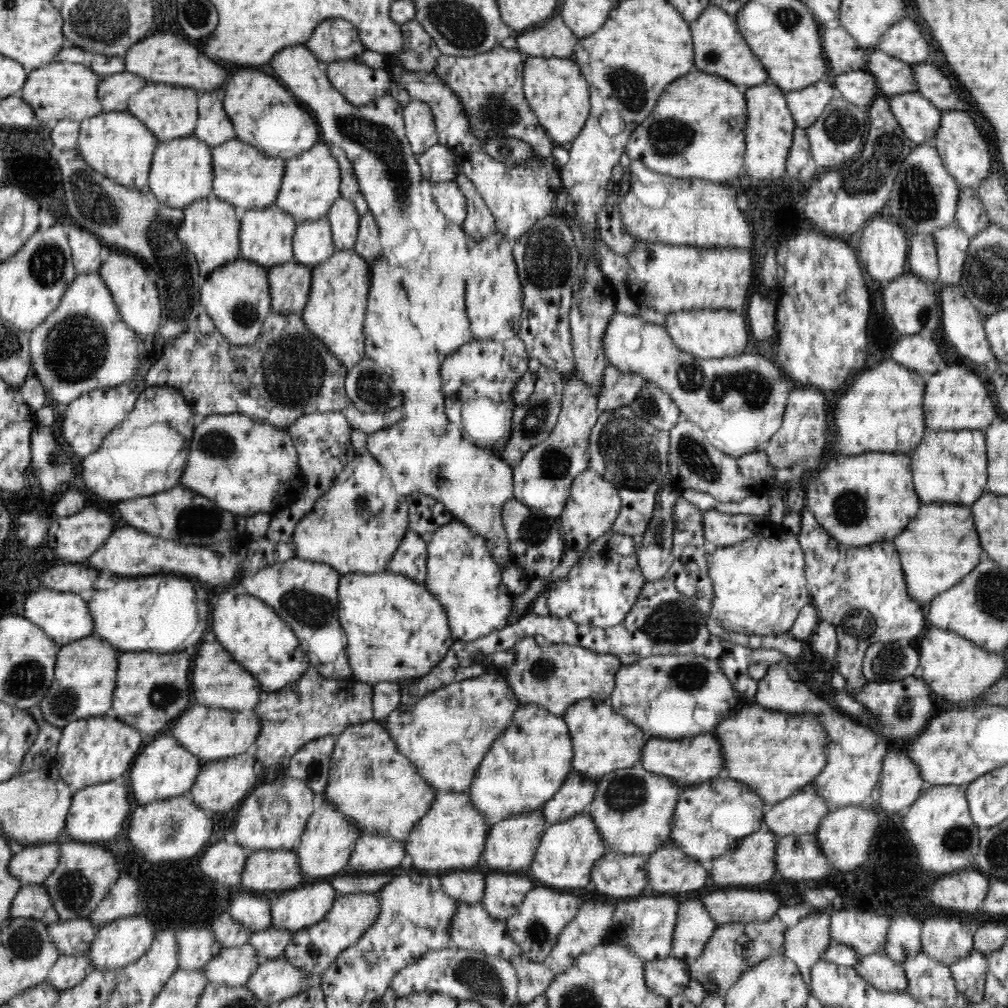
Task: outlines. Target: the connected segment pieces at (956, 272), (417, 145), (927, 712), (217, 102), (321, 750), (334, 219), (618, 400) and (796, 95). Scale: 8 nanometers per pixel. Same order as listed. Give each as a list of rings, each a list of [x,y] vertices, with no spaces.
[[[955,223],[938,227],[931,233],[939,264],[938,284],[959,286],[965,267],[969,236]]]
[[[411,99],[403,110],[405,131],[416,156],[439,143],[434,113],[426,101]]]
[[[836,667],[828,668],[828,679],[830,679],[830,685],[834,689],[844,689],[848,695],[852,695],[856,701],[860,701],[870,713],[874,713],[874,719],[884,725],[884,730],[881,732],[887,738],[902,738],[908,742],[918,736],[934,716],[932,708],[934,708],[936,699],[928,685],[923,680],[914,677],[914,675],[894,682],[867,681],[862,686],[862,690],[849,690],[845,678]]]
[[[216,90],[200,96],[200,102],[198,102],[194,136],[210,147],[217,147],[228,140],[236,139],[232,121],[224,112],[222,100],[224,100],[224,90]]]
[[[328,735],[307,742],[293,754],[288,766],[289,777],[302,780],[314,794],[324,794],[336,736]]]
[[[338,197],[329,208],[326,219],[332,231],[333,246],[336,251],[355,248],[359,231],[359,212],[351,200]]]
[[[606,362],[604,383],[597,395],[599,414],[629,405],[638,398],[644,386],[644,378],[633,372],[621,372]]]
[[[825,79],[816,81],[803,89],[786,93],[786,101],[795,120],[795,126],[808,128],[832,100],[835,90]]]

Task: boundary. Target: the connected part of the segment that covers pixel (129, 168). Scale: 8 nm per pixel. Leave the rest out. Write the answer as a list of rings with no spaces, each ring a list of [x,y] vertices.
[[[112,111],[97,114],[93,117],[81,120],[77,150],[81,158],[90,168],[121,184],[132,191],[143,192],[149,190],[149,172],[153,152],[159,141],[135,116],[124,111]]]

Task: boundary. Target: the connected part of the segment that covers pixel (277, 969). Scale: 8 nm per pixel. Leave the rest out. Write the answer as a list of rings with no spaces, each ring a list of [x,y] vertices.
[[[281,955],[258,965],[244,985],[259,1002],[270,1006],[307,988],[306,977],[300,968],[291,966]]]

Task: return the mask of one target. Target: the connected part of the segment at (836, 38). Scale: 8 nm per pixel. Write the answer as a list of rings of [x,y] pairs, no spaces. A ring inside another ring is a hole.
[[[837,23],[822,27],[821,45],[829,70],[834,74],[844,74],[864,70],[867,64],[864,48]]]

